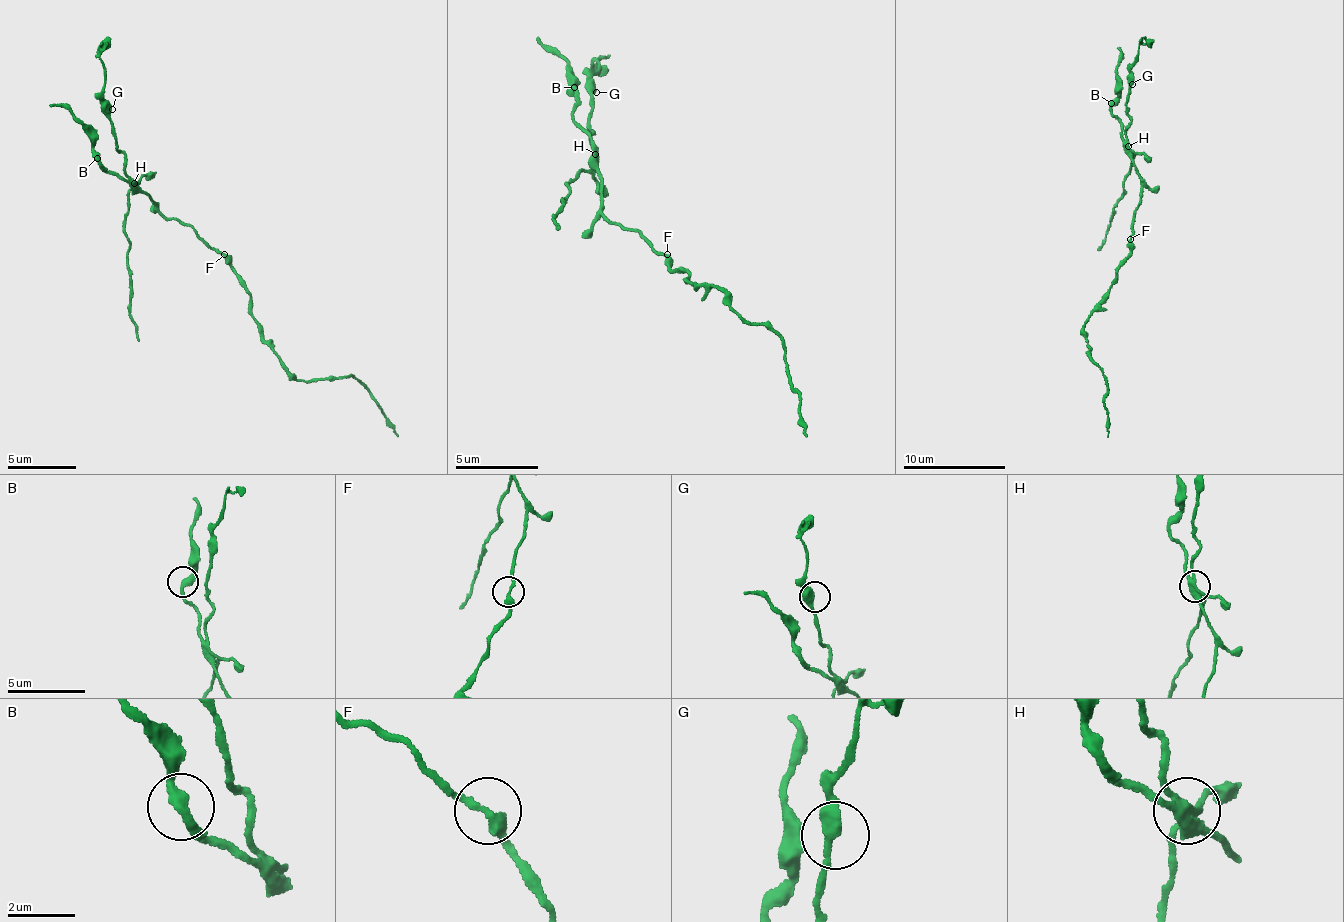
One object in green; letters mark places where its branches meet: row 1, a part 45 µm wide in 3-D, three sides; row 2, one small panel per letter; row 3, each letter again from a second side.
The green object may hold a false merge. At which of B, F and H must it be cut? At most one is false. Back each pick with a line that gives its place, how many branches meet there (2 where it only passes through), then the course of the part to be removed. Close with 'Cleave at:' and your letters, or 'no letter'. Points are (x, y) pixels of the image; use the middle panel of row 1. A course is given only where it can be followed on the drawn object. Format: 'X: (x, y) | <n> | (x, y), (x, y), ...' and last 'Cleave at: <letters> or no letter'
H: (595, 154) | 4 | (596, 153), (589, 169), (570, 184), (570, 190), (559, 200), (564, 201), (552, 219), (559, 226)
Cleave at: H

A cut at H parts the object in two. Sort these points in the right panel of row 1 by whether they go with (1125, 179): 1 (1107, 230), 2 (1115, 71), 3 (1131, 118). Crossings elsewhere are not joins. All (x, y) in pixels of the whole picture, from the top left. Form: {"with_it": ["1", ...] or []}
{"with_it": ["1", "3"]}

